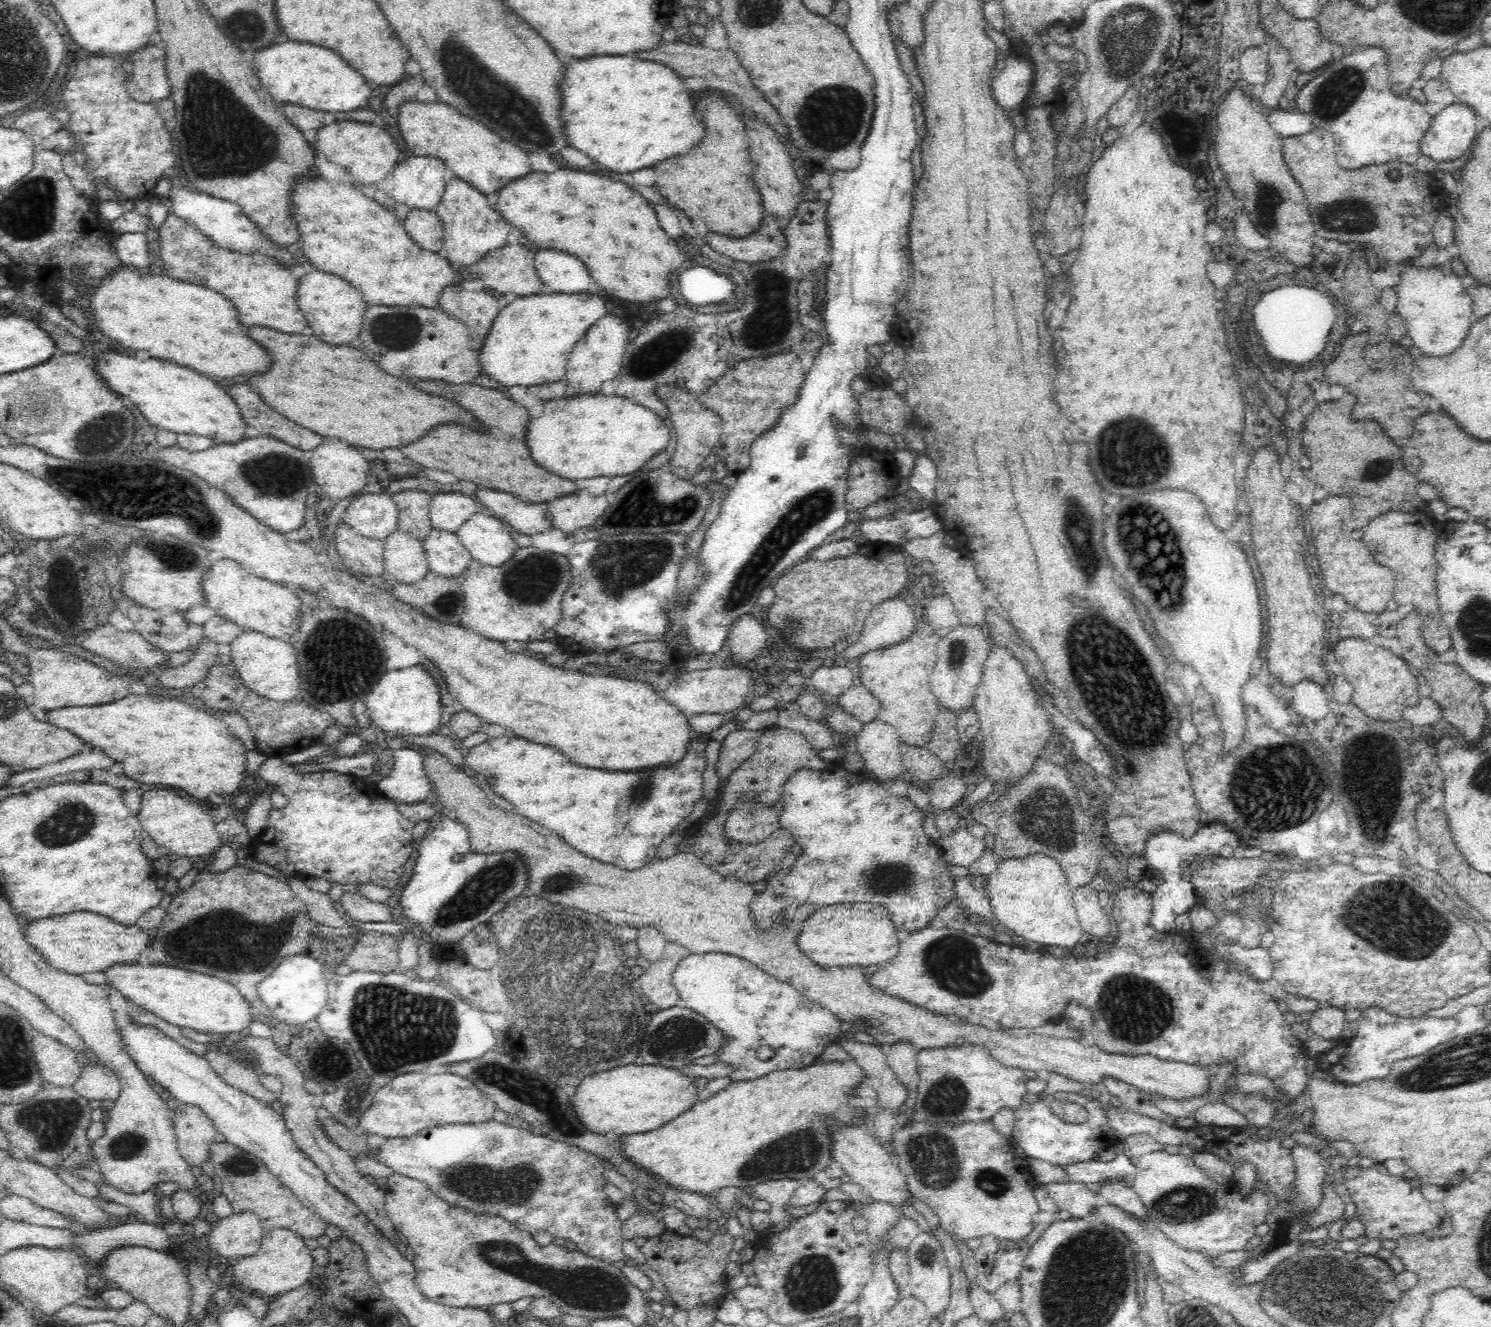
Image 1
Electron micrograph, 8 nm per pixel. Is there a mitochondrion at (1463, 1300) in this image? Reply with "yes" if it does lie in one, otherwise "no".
no

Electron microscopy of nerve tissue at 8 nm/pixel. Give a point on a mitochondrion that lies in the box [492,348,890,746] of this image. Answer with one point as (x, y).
(812, 509)

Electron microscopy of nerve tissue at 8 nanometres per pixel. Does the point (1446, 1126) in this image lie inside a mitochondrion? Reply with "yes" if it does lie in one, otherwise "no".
no

